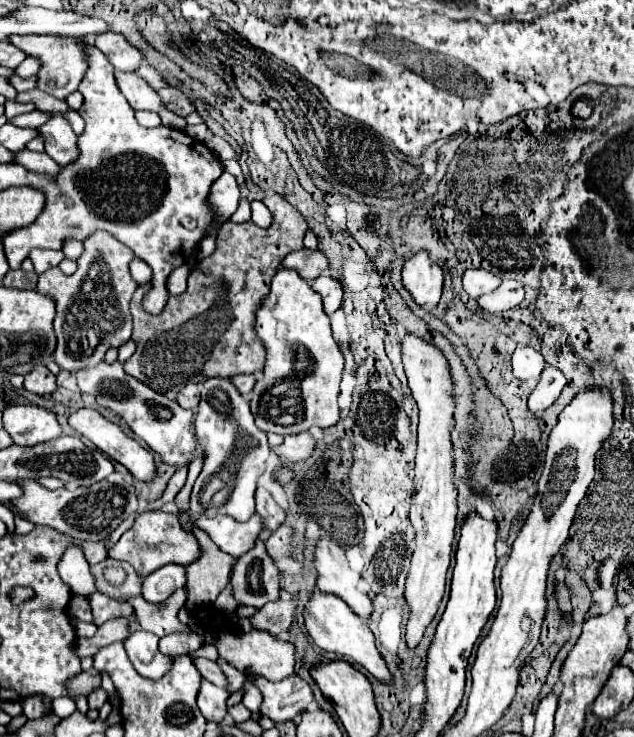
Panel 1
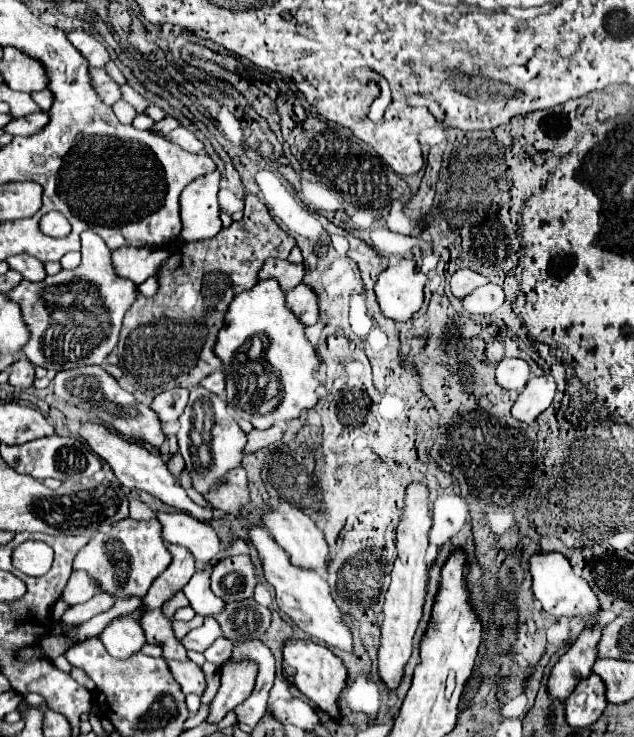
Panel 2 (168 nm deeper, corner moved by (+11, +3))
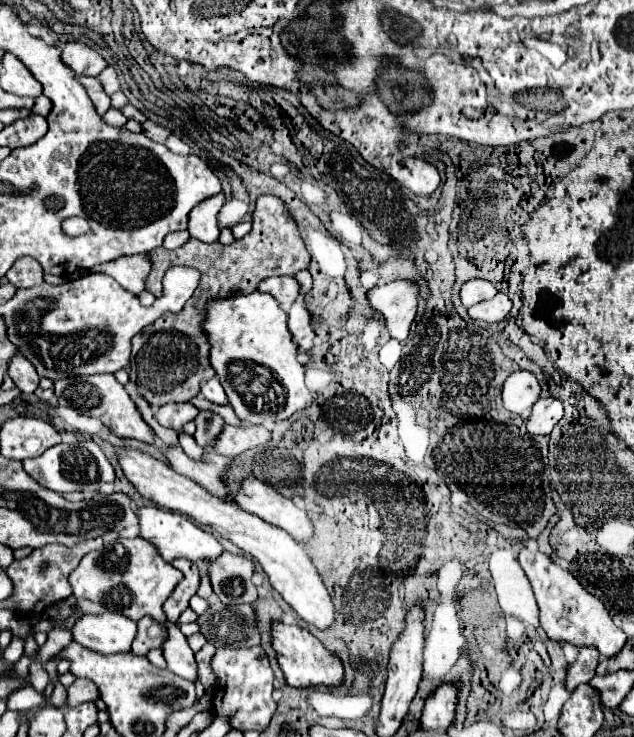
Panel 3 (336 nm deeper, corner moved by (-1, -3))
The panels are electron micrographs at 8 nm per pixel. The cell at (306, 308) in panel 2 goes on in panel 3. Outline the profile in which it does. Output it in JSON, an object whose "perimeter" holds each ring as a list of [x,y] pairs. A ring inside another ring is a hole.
{"perimeter":[[[302,296],[292,304],[292,308],[288,312],[288,328],[292,330],[292,336],[296,338],[302,352],[308,352],[314,346],[316,332],[312,330],[312,316],[310,316]]]}

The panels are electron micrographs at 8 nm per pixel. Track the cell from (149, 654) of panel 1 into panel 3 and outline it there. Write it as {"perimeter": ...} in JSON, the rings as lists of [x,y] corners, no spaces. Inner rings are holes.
{"perimeter":[[[88,614],[76,622],[72,638],[84,648],[102,654],[120,654],[132,650],[136,630],[136,622],[130,622],[130,618],[124,618],[122,614]]]}

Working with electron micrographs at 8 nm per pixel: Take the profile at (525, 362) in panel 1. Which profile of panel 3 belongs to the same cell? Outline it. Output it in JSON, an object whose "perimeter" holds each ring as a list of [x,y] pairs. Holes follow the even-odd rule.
{"perimeter":[[[518,370],[506,378],[502,388],[502,398],[506,410],[522,416],[540,398],[540,382],[532,372]]]}

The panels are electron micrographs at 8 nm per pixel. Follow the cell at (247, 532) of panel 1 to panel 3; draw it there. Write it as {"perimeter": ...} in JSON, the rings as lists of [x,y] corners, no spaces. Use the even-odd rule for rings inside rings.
{"perimeter":[[[146,506],[146,508],[138,508],[138,518],[140,518],[140,536],[146,538],[148,542],[152,542],[160,550],[160,556],[166,562],[170,563],[174,559],[185,558],[190,562],[198,563],[201,577],[202,574],[207,573],[207,560],[216,560],[224,552],[222,544],[216,540],[216,536],[212,532],[202,530],[186,515],[162,510],[158,506]]]}

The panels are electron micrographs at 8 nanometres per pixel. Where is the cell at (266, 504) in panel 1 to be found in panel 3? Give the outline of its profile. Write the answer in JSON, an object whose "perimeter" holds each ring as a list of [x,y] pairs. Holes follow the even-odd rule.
{"perimeter":[[[168,446],[162,452],[170,460],[170,464],[176,472],[192,478],[196,484],[206,488],[210,494],[214,494],[222,500],[228,498],[228,486],[224,480],[224,470],[230,468],[230,464],[232,464],[230,458],[216,454],[216,452],[206,452],[200,462],[194,462],[182,452],[180,446],[174,446],[174,448]]]}

